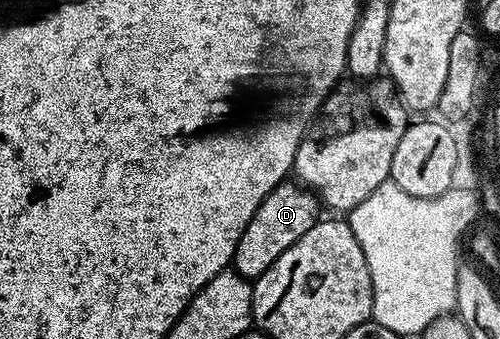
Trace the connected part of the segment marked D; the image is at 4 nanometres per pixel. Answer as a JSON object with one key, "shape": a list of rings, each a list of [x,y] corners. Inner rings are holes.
{"shape":[[[287,180],[282,182],[268,196],[264,196],[264,204],[256,208],[256,216],[248,220],[248,228],[244,228],[244,236],[240,236],[240,244],[234,253],[233,269],[237,270],[243,278],[253,280],[270,267],[308,228],[312,228],[319,222],[320,203],[311,192],[301,184]]]}

